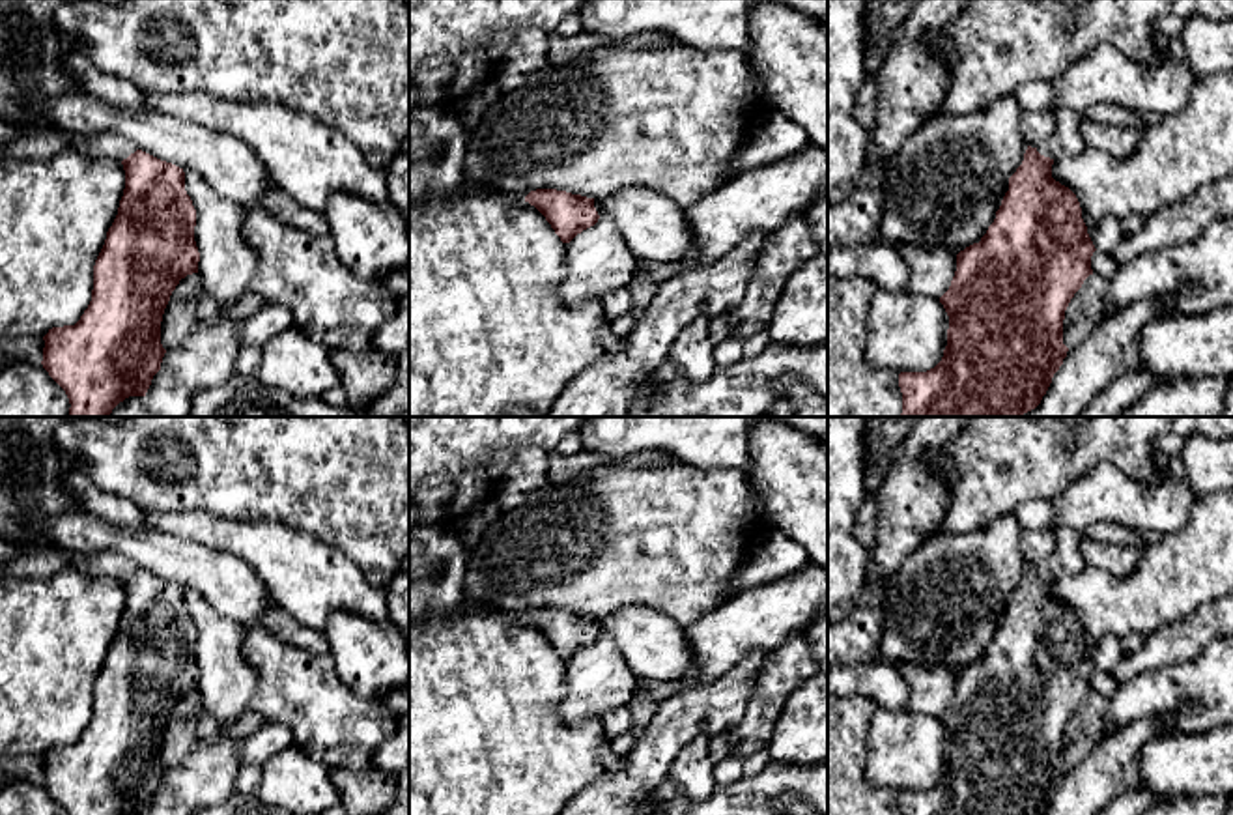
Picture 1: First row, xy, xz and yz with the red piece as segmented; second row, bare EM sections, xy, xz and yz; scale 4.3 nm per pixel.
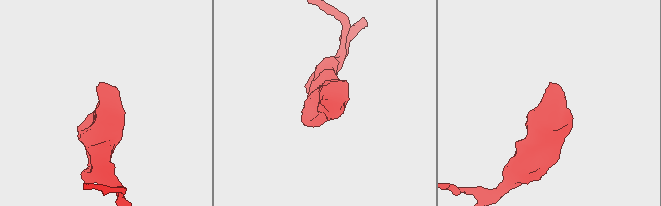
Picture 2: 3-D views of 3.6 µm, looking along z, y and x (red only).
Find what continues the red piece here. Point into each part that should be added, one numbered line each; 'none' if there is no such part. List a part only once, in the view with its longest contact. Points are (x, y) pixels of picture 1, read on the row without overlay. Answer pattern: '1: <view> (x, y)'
1: yz (1067, 559)

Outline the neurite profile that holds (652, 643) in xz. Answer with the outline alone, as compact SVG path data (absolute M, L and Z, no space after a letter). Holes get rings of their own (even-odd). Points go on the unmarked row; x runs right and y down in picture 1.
M622 608L594 617L602 636L616 643L626 665L637 679L676 682L697 673L697 662L684 628L654 608Z

